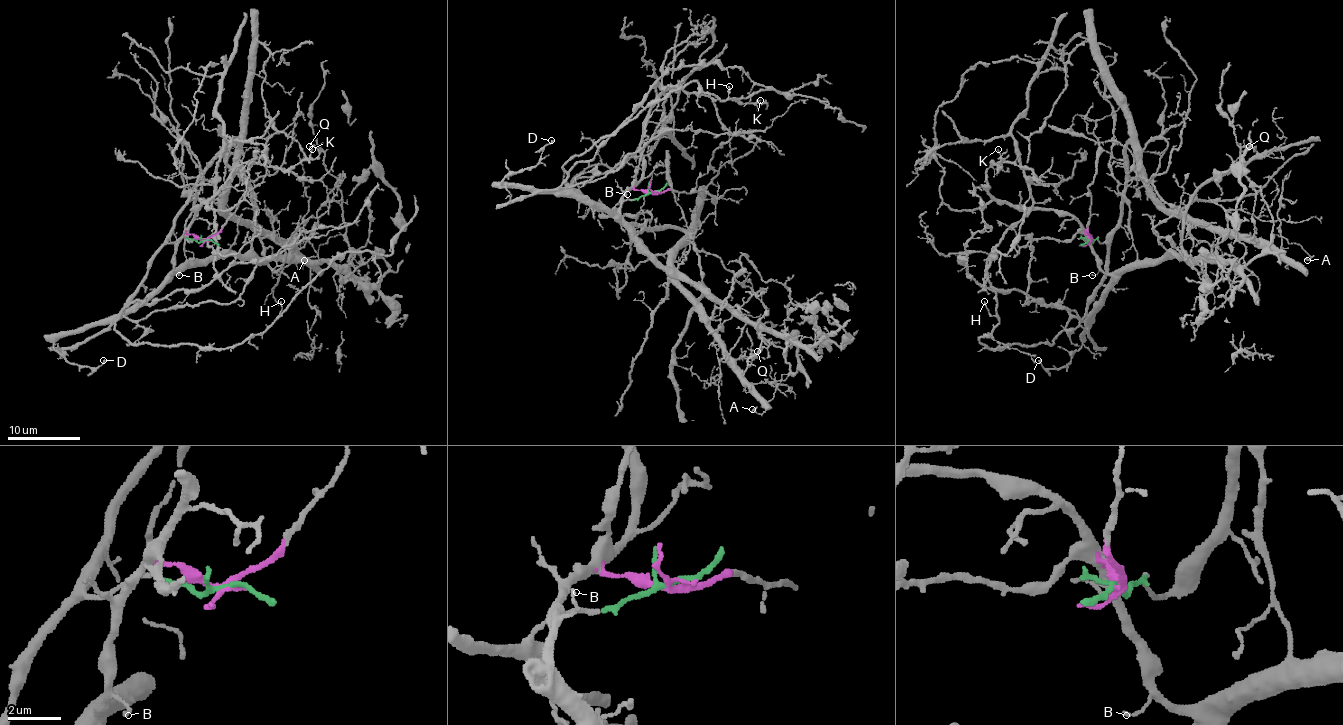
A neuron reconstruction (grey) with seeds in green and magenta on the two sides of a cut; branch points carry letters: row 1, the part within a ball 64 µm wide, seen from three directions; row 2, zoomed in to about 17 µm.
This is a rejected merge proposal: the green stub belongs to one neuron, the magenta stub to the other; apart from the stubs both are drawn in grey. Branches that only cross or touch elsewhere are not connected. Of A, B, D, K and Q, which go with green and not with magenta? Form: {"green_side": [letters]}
{"green_side": []}

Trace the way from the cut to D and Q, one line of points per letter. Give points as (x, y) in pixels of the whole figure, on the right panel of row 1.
D: (1090, 240), (1110, 285), (1085, 331), (1083, 345), (1068, 363), (1045, 369), (1038, 360)
Q: (1090, 240), (1106, 273), (1164, 255), (1249, 264), (1271, 242), (1272, 215), (1240, 163), (1249, 146)

